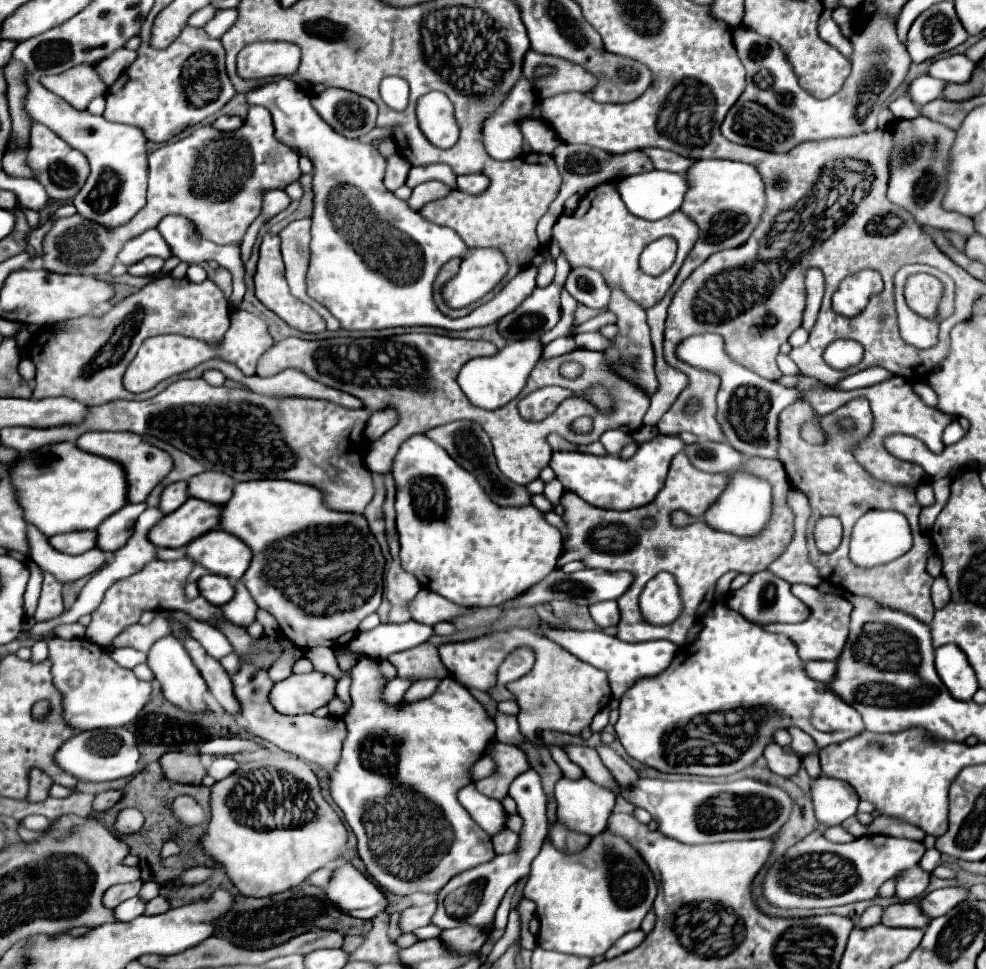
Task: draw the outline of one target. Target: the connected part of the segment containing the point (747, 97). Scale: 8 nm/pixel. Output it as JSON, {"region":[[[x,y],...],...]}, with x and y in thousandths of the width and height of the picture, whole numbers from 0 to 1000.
{"region":[[[887,17],[881,27],[869,33],[863,41],[867,54],[863,58],[865,70],[861,80],[847,99],[829,103],[810,89],[802,68],[796,58],[792,58],[792,52],[784,45],[784,41],[774,39],[764,31],[747,31],[743,45],[752,66],[758,72],[758,91],[737,116],[731,128],[733,140],[745,149],[780,157],[800,157],[812,147],[861,142],[887,134],[889,116],[904,95],[918,83],[924,60],[918,45],[914,45],[908,35],[906,23],[894,17]]]}

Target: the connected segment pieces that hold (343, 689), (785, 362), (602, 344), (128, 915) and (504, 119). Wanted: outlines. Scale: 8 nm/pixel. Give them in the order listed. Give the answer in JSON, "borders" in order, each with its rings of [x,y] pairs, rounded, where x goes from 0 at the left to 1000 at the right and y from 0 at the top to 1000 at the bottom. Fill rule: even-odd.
{"borders":[[[[350,698],[350,700],[346,700],[344,704],[342,704],[342,712],[340,712],[340,716],[342,716],[342,720],[350,727],[350,735],[346,737],[346,741],[350,741],[352,739],[352,735],[354,735],[354,731],[356,731],[356,718],[354,718],[354,706],[356,706],[356,700],[354,698]]],[[[790,364],[788,376],[794,387],[807,387],[810,383],[800,366],[794,364]]],[[[606,342],[586,345],[582,347],[582,351],[586,359],[599,362],[612,362],[622,357],[622,352],[614,349]]],[[[131,927],[127,931],[123,931],[117,939],[115,939],[115,945],[117,949],[121,951],[133,951],[135,947],[139,947],[141,943],[145,943],[147,939],[147,931],[141,929],[141,927]]],[[[528,80],[518,93],[508,111],[492,128],[492,153],[502,165],[520,165],[530,159],[530,140],[526,126],[547,122],[545,95],[534,80]],[[545,107],[543,116],[541,109]]]]}

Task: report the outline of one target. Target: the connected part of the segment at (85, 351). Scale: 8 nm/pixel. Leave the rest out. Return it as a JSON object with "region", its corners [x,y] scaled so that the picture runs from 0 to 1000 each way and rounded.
{"region":[[[165,285],[165,287],[153,289],[141,301],[119,312],[104,326],[88,324],[78,330],[66,330],[66,338],[62,338],[62,341],[48,338],[42,345],[38,345],[29,355],[29,365],[38,380],[33,411],[66,409],[66,411],[80,413],[82,417],[88,417],[88,419],[98,419],[98,417],[106,417],[111,413],[123,413],[123,411],[125,413],[151,413],[163,405],[161,398],[157,398],[155,402],[145,405],[145,407],[133,407],[125,398],[125,386],[127,386],[131,374],[137,369],[137,365],[147,349],[153,349],[159,345],[184,345],[184,347],[194,347],[194,349],[202,349],[208,353],[220,353],[230,343],[230,338],[232,338],[230,310],[228,310],[226,301],[214,289],[206,289],[202,293],[192,291],[190,287],[175,287],[175,285]]]}

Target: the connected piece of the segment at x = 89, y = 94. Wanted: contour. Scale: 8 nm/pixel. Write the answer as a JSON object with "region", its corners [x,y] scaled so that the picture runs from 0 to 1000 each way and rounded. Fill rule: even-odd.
{"region":[[[88,66],[74,68],[62,76],[43,78],[41,85],[54,97],[68,103],[76,114],[86,114],[96,99],[109,95],[109,89],[102,87],[98,74]]]}

